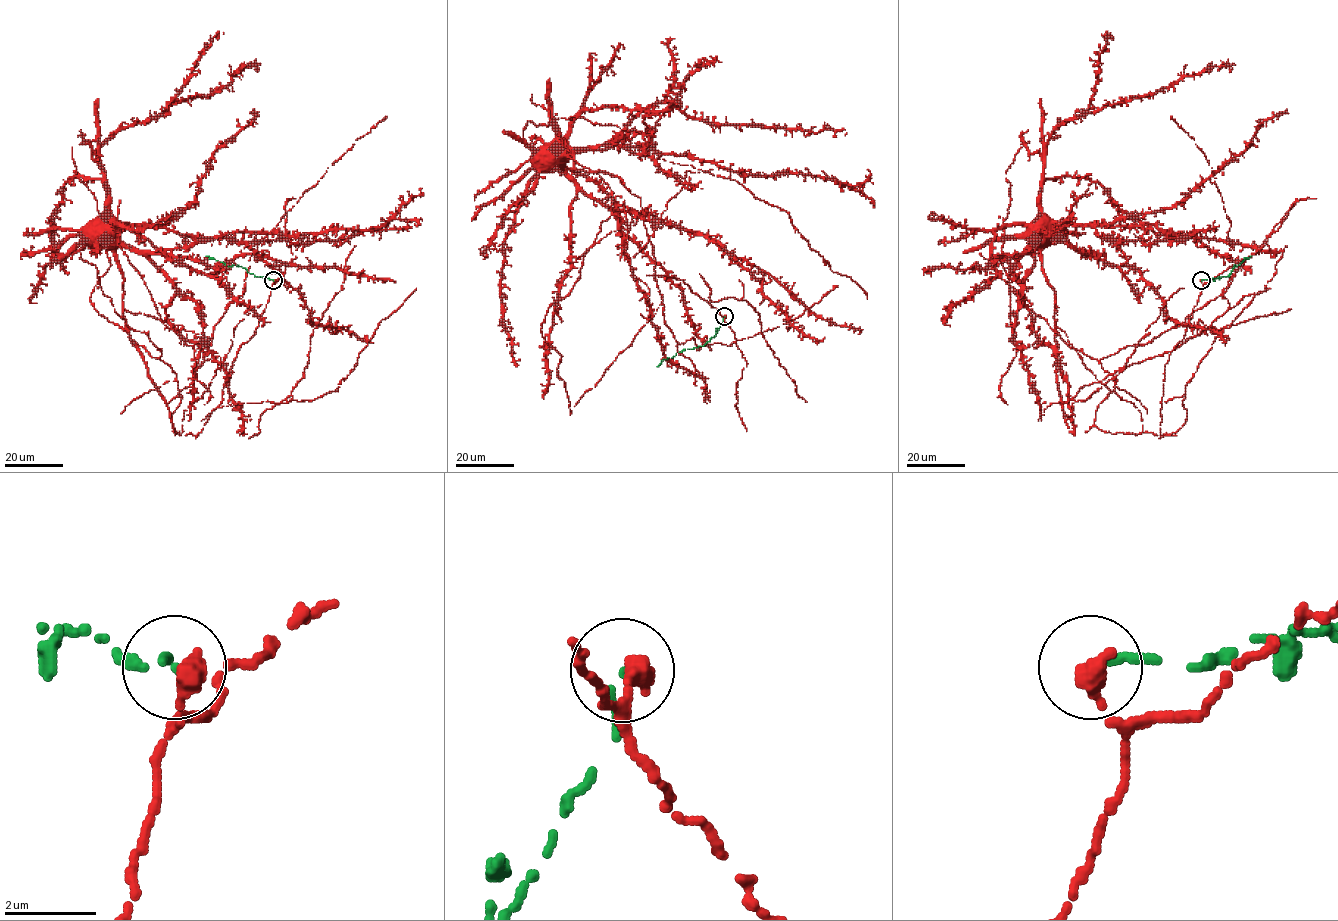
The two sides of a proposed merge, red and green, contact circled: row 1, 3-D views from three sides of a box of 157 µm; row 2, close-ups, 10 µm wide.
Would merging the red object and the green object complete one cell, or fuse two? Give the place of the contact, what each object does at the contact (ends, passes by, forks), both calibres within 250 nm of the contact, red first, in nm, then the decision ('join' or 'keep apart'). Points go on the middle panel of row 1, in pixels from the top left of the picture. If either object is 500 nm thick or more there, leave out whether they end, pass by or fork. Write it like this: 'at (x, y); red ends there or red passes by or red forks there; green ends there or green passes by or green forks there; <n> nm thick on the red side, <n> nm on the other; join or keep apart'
at (724, 316); red ends there; green ends there; 460 nm thick on the red side, 160 nm on the other; keep apart

